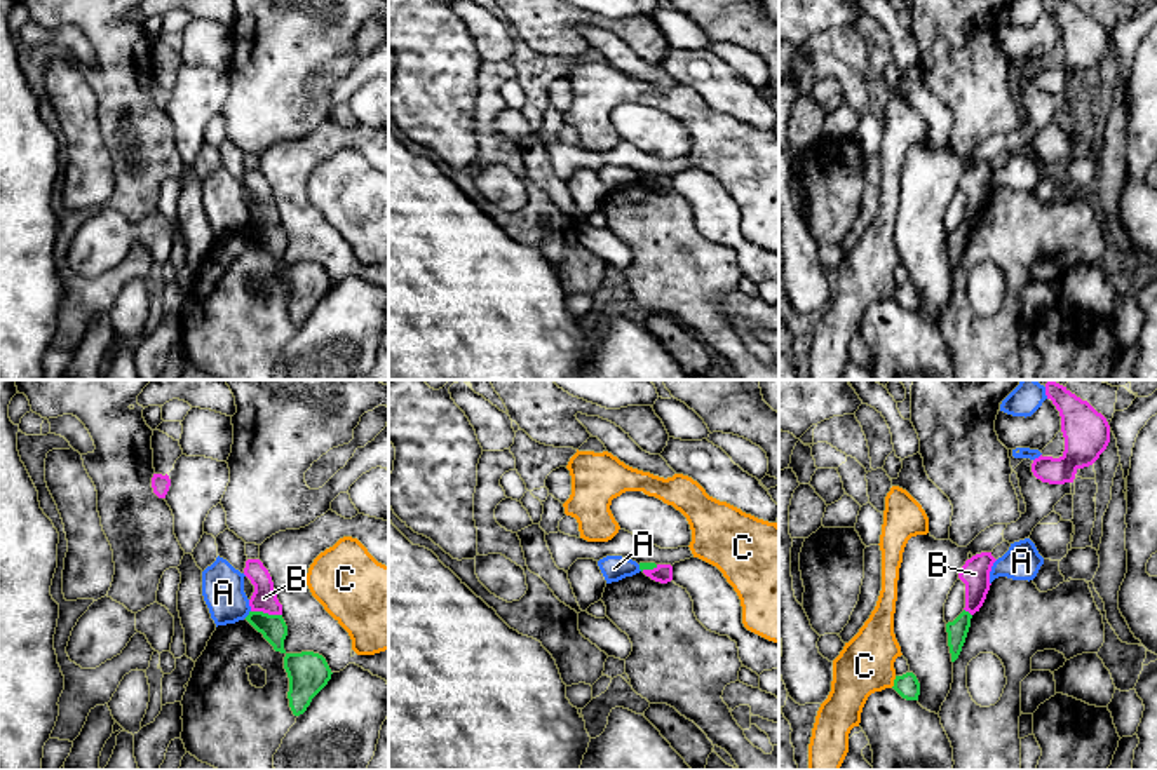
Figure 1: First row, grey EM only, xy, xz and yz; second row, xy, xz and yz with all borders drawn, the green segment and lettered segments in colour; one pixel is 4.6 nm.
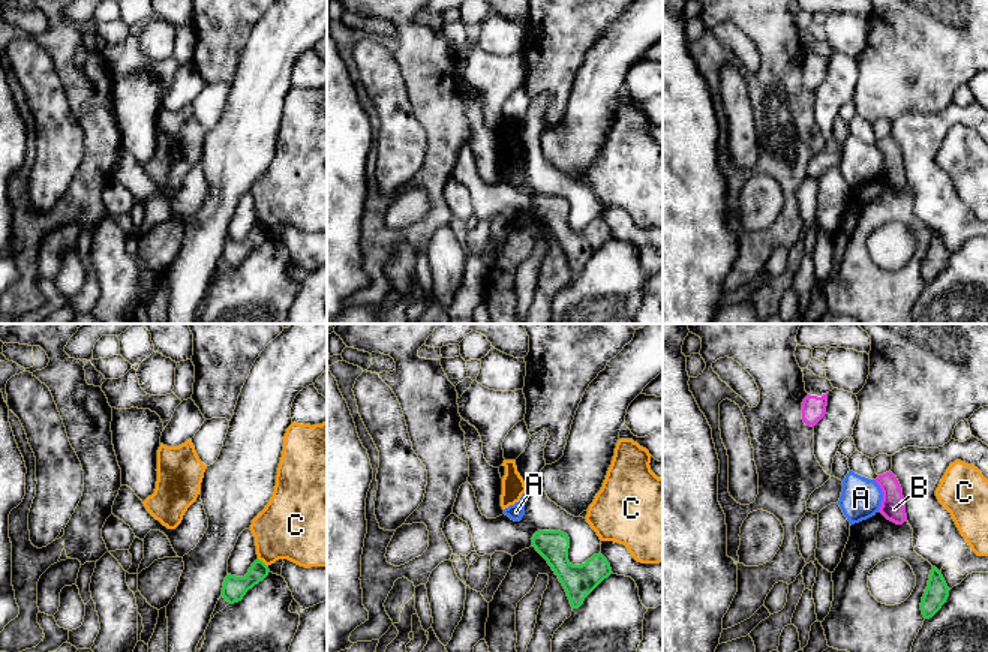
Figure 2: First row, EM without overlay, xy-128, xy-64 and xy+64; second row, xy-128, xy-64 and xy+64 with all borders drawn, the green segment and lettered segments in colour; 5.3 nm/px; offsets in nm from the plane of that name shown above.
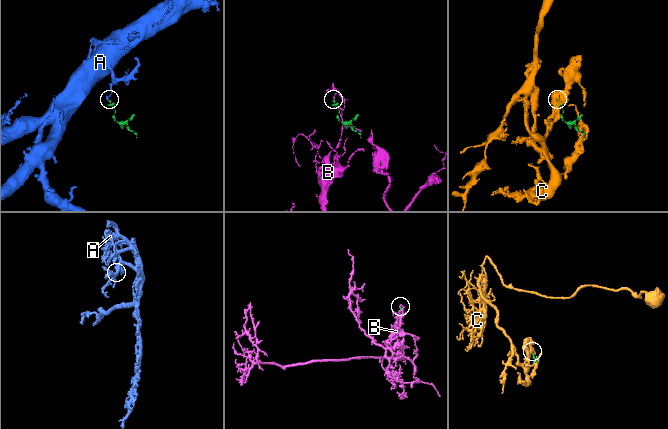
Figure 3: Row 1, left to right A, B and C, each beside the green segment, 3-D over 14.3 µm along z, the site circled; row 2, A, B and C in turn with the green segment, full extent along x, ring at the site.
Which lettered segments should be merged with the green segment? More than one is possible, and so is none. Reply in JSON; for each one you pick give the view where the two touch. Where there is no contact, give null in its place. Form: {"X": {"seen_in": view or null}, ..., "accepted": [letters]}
{"accepted": []}

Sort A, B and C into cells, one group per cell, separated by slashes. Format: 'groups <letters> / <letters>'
groups A / B / C

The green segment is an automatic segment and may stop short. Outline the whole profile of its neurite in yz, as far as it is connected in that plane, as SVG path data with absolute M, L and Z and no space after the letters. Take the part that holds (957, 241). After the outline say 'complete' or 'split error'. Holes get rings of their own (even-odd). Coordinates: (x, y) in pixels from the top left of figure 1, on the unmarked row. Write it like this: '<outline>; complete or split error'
M964 220L953 232L946 233L951 272L955 272L962 261L962 256L971 237L971 228L972 225Z; complete

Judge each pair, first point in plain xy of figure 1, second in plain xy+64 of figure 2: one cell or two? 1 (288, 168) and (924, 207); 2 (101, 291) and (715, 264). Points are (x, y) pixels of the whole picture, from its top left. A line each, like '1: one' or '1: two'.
1: one
2: two

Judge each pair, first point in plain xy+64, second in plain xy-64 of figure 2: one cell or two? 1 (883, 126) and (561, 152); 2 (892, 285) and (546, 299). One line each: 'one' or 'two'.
1: one
2: one

